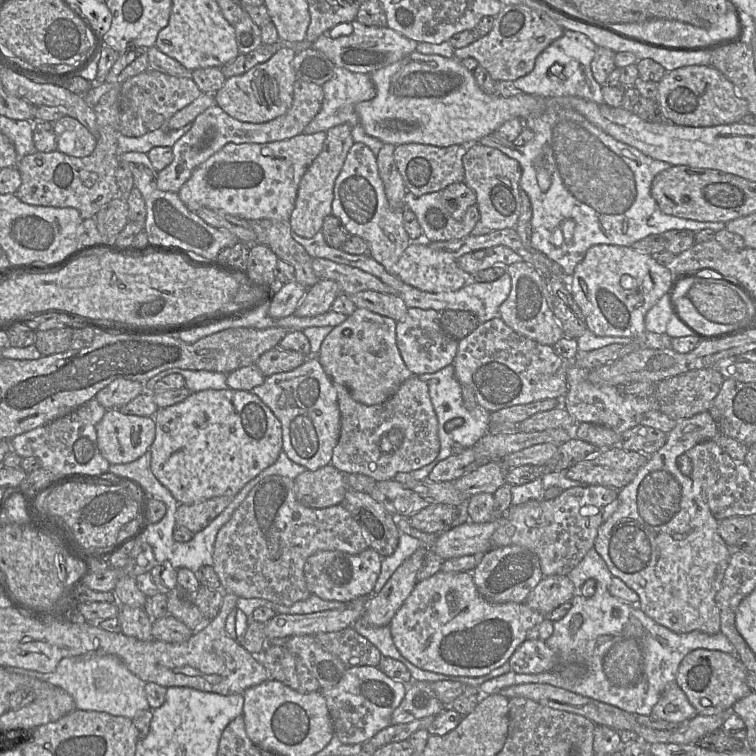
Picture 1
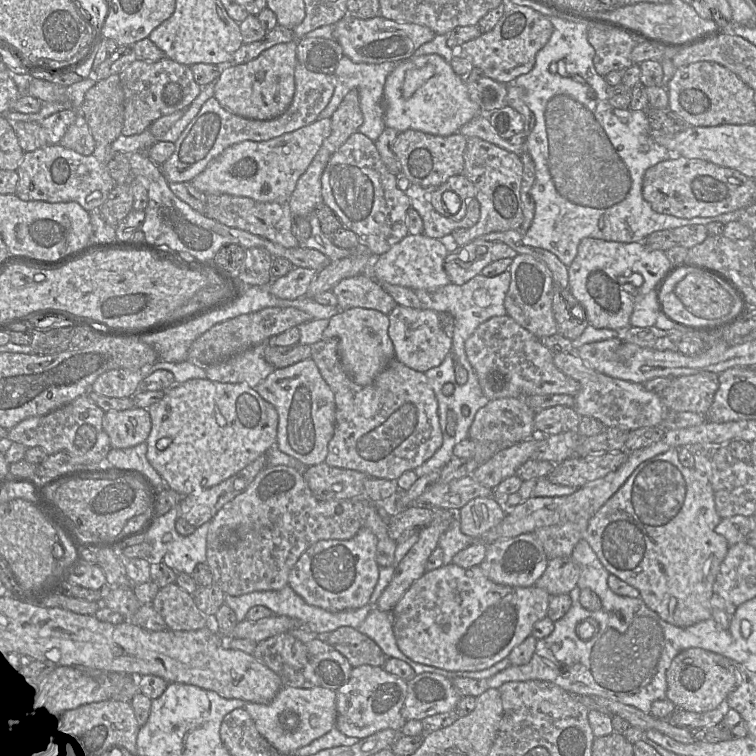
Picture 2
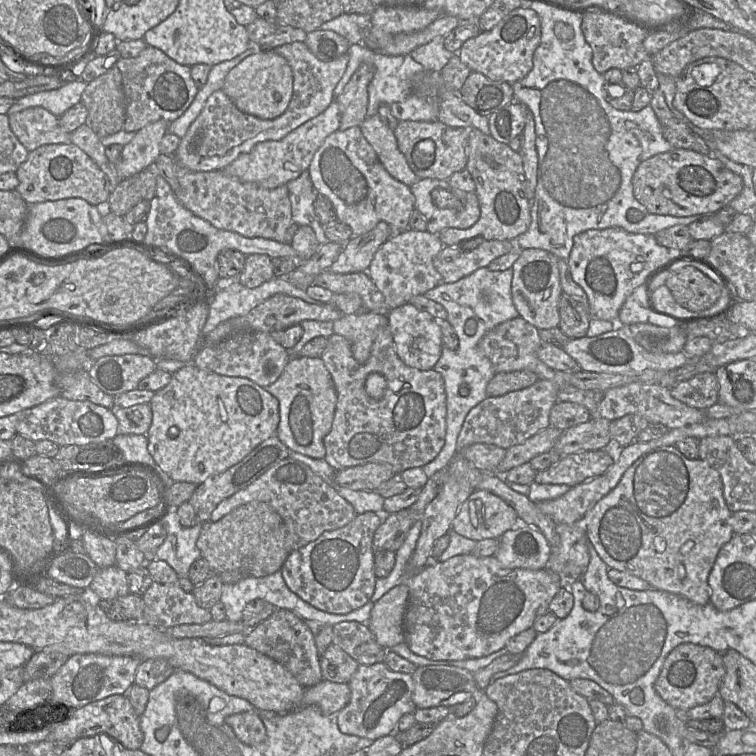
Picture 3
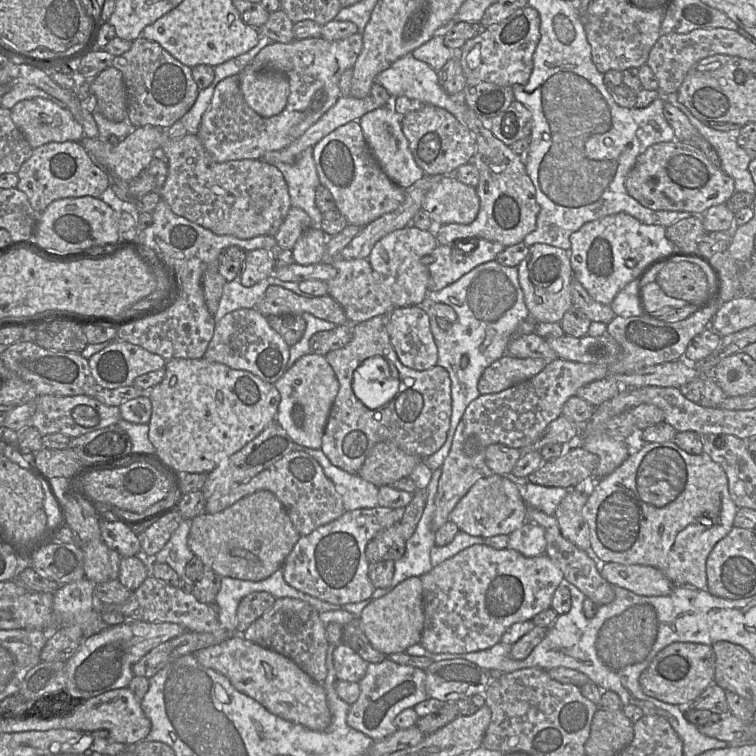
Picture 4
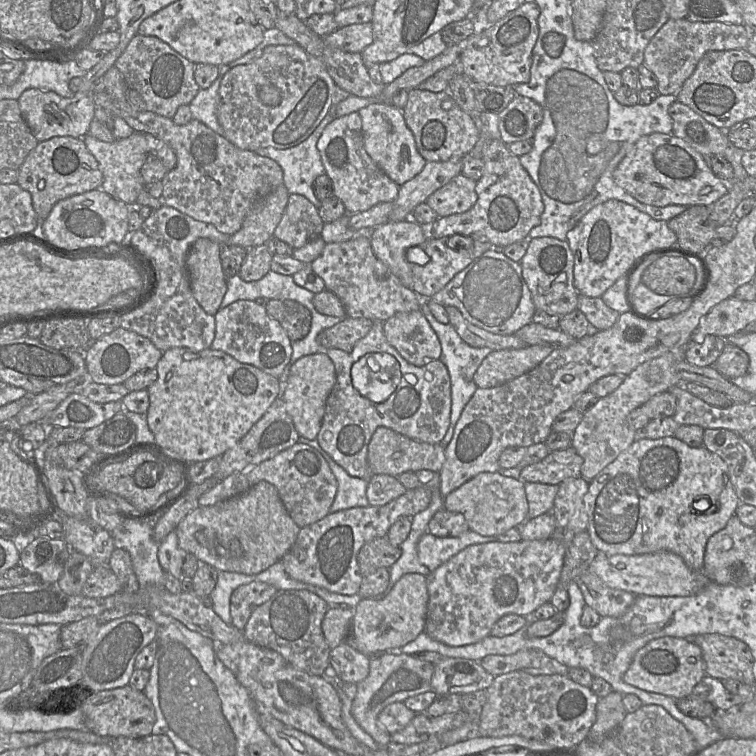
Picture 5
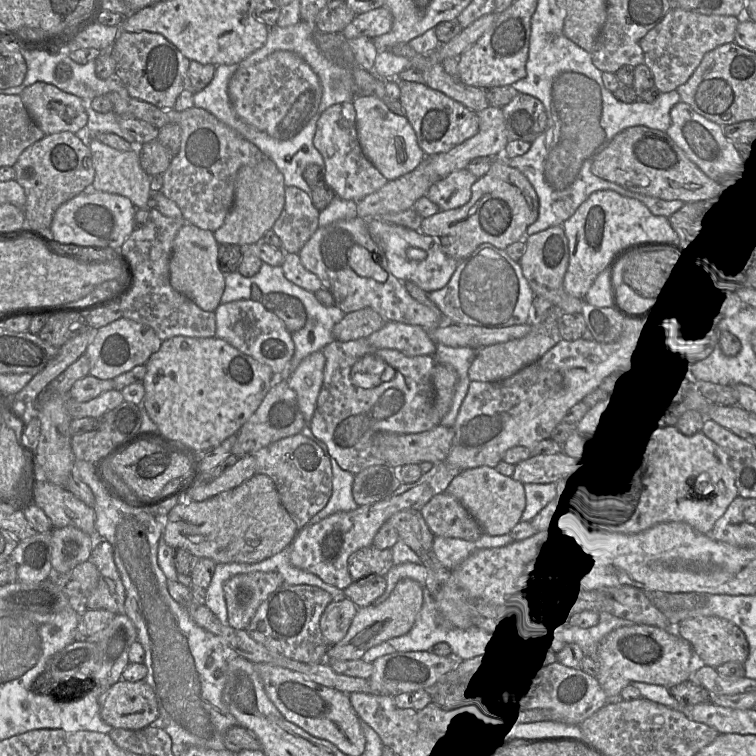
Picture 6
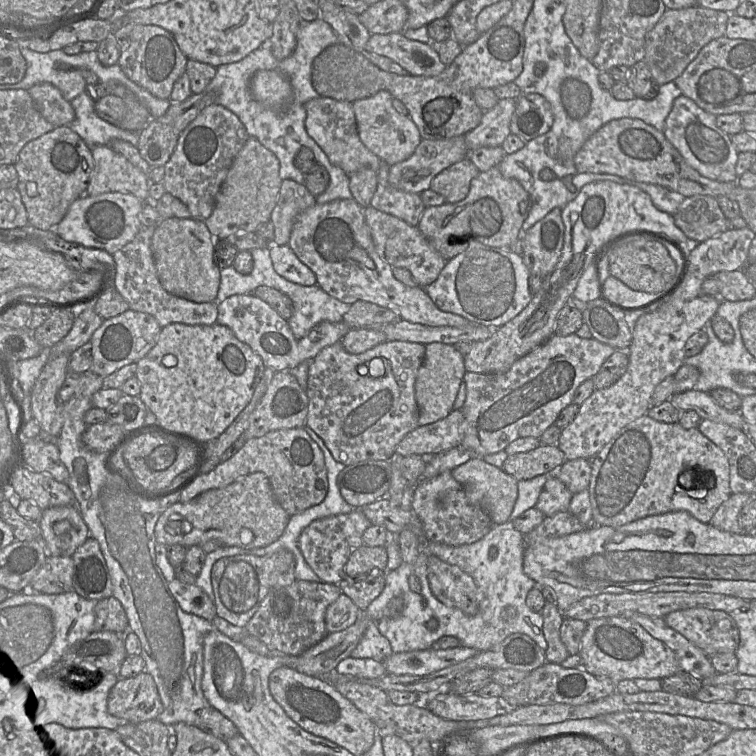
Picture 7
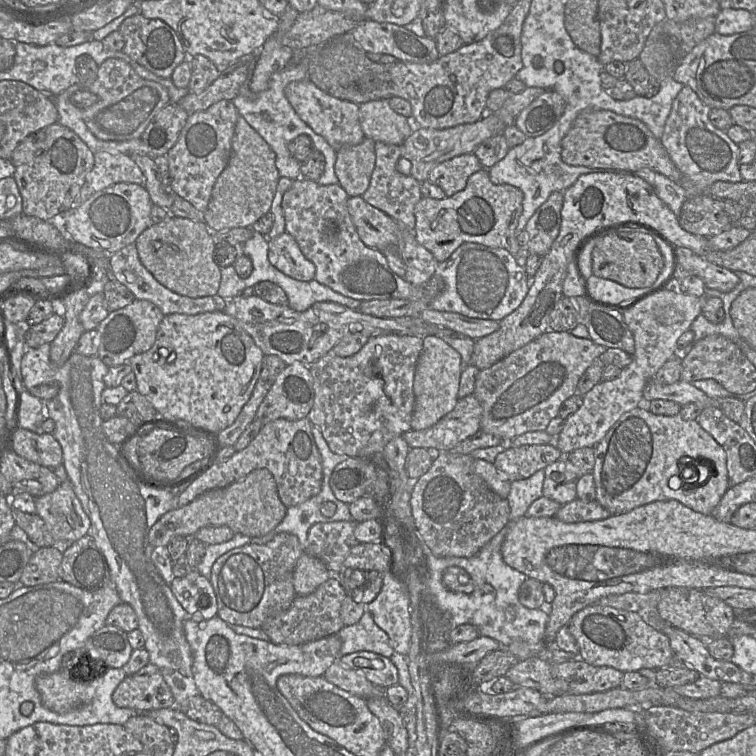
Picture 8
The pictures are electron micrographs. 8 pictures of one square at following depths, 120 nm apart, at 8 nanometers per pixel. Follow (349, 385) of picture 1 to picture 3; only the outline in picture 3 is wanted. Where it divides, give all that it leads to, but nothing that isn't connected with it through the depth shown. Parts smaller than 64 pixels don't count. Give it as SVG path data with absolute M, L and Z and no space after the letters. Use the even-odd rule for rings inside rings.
M369 311L341 315L333 321L333 333L345 337L351 344L354 359L364 364L376 337L376 330L388 324L387 314Z

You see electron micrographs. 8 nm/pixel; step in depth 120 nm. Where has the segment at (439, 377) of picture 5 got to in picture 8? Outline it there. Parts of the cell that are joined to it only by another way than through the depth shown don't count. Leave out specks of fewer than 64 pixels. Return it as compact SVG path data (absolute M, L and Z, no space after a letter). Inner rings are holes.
M382 334L369 337L367 343L352 356L339 357L331 350L309 365L314 400L307 417L319 427L333 453L352 458L380 458L390 440L411 430L415 405L413 381L422 348L421 336Z

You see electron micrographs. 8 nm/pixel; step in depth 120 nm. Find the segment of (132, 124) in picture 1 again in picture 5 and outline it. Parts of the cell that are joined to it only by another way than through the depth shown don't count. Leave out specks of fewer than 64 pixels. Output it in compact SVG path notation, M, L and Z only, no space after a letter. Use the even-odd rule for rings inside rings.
M140 34L131 39L114 64L124 77L127 99L133 107L171 119L177 109L190 104L200 90L194 79L194 66L159 38Z

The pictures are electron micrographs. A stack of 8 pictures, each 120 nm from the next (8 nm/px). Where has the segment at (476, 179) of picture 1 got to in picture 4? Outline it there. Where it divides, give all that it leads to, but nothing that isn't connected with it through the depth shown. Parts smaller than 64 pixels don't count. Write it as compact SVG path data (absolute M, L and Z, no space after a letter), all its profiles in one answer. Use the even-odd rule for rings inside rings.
M472 109L465 110L463 124L476 139L476 153L472 163L479 172L479 183L476 187L480 199L479 213L470 224L450 223L436 226L434 232L438 244L455 246L458 241L465 239L484 239L509 247L523 242L536 229L540 211L535 186L527 173L524 158L496 138Z

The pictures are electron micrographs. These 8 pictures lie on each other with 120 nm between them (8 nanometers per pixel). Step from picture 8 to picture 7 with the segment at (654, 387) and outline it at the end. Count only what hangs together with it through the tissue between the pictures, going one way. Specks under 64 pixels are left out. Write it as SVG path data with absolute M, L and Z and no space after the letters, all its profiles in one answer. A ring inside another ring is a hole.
M692 389L675 393L670 401L682 411L695 411L702 420L707 419L734 428L745 429L745 421L741 412L733 412L721 407L707 392Z

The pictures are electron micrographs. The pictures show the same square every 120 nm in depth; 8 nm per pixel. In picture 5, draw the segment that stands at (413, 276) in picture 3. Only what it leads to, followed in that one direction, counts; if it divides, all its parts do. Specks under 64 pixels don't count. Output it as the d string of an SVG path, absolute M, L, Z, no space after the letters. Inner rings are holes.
M408 219L378 225L368 234L375 256L404 286L412 289L413 274L406 254L410 247L421 246L431 237L427 229Z

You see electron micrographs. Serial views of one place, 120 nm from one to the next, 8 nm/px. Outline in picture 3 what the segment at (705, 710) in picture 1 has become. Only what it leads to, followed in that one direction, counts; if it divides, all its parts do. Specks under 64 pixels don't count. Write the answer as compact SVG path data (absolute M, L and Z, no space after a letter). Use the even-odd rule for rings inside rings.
M683 643L675 647L666 657L655 690L675 710L688 710L708 703L719 693L725 675L723 653L707 646Z

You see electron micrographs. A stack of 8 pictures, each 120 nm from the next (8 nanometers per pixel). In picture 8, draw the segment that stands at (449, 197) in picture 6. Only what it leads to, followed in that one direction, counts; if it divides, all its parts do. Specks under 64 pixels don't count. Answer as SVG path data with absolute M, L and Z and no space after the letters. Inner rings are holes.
M473 152L462 154L435 166L428 180L452 196L463 190L469 177L481 169L483 165Z

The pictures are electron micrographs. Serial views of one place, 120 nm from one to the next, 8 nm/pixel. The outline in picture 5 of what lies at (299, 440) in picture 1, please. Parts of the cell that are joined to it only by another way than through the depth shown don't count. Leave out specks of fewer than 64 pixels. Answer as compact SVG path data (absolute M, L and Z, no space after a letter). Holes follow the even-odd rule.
M325 351L299 358L291 367L281 397L299 436L317 439L325 413L326 400L336 382L335 367Z

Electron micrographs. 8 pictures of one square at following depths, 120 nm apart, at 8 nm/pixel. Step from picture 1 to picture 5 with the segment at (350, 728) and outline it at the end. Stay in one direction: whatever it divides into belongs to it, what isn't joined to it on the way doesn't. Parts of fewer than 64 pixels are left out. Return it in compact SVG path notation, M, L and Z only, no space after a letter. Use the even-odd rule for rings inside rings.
M384 653L370 657L369 674L357 684L357 694L352 703L352 715L359 726L370 734L380 747L387 747L391 743L391 734L379 723L379 714L394 702L404 702L409 697L431 691L435 665L416 655L405 653Z

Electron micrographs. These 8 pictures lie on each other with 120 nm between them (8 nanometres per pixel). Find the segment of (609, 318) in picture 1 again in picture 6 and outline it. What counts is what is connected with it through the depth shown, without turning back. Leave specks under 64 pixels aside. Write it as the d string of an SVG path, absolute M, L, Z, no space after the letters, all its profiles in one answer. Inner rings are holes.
M613 190L593 192L576 212L563 223L569 244L569 265L564 277L564 289L574 297L584 299L596 277L603 270L613 269L629 252L653 242L678 239L669 217L654 215L637 199Z

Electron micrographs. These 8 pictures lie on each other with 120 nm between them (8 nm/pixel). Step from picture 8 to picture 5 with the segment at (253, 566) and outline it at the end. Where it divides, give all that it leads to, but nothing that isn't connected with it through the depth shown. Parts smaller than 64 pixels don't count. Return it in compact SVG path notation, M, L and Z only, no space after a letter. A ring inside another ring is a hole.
M260 581L237 587L230 598L232 625L244 631L253 610L268 601L276 591L273 585Z

